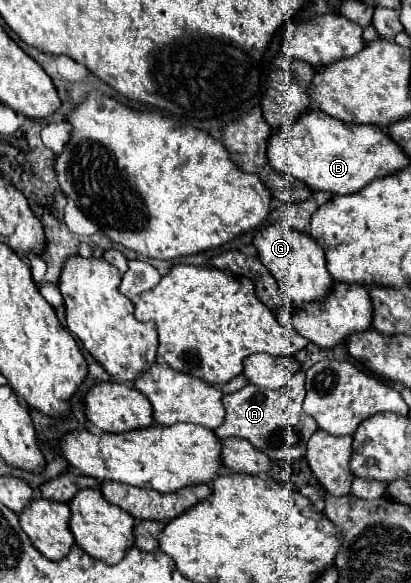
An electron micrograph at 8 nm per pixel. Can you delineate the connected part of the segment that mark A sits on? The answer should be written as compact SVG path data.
M297 373L291 377L291 381L285 385L285 389L263 389L257 385L247 385L235 393L229 393L223 397L223 407L225 407L225 421L221 427L215 429L215 435L225 439L225 437L241 437L247 439L255 449L267 453L273 461L275 459L303 459L305 455L305 445L309 437L317 431L317 423L313 417L309 417L303 409L301 403L305 399L305 373Z

